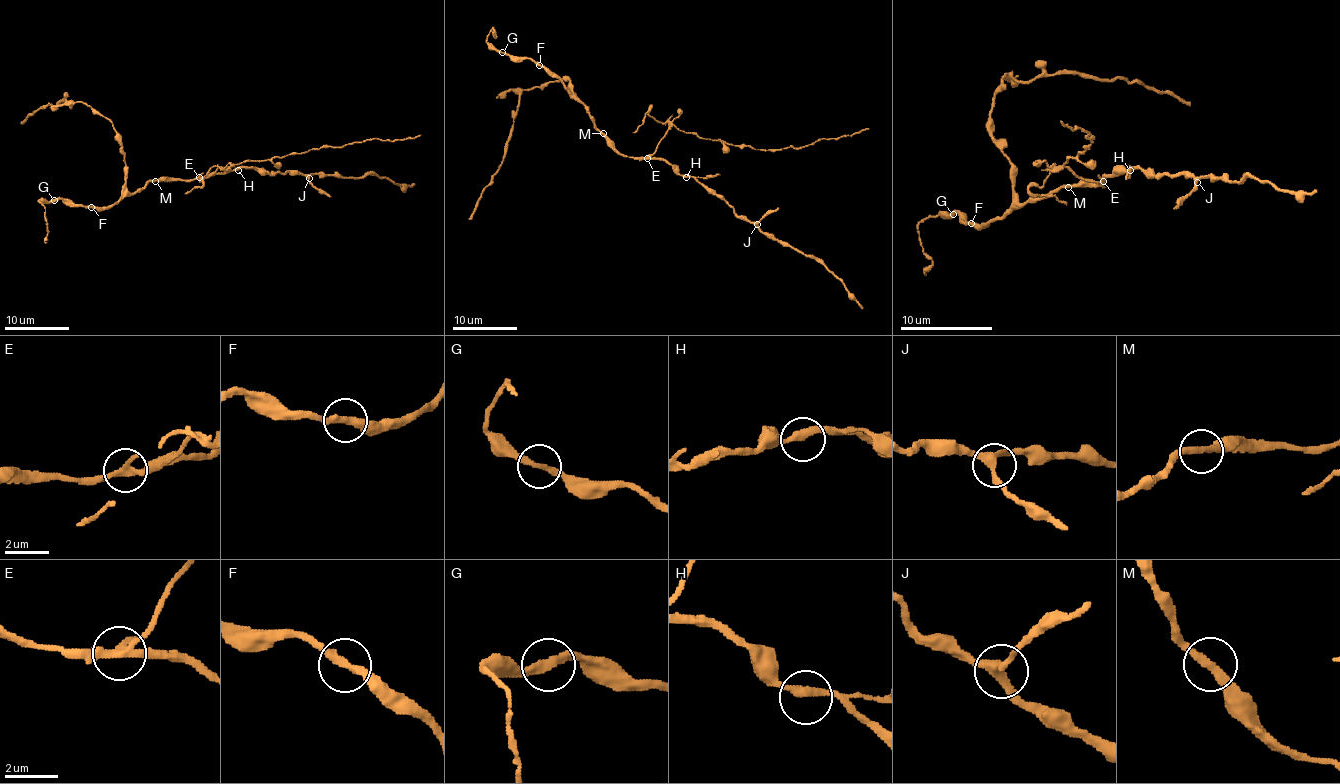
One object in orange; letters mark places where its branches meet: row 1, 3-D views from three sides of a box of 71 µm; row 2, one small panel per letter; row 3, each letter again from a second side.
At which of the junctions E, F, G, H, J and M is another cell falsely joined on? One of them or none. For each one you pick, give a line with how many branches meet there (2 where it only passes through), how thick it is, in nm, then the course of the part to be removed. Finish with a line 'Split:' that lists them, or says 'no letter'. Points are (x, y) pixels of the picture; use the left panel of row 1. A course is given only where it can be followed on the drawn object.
E: Branches: 3. Thickness 260 nm. Course of the part to remove: (199, 178), (207, 178), (220, 166), (225, 170), (322, 147), (421, 135)
Split: E

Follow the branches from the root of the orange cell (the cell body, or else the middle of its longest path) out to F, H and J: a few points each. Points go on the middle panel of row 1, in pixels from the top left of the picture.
F: (604, 135), (595, 125), (588, 109), (549, 70), (539, 65)
H: (604, 135), (619, 153), (668, 161), (686, 177)
J: (604, 135), (622, 155), (668, 161), (681, 174), (694, 176), (718, 193), (736, 215), (746, 216), (757, 224)

